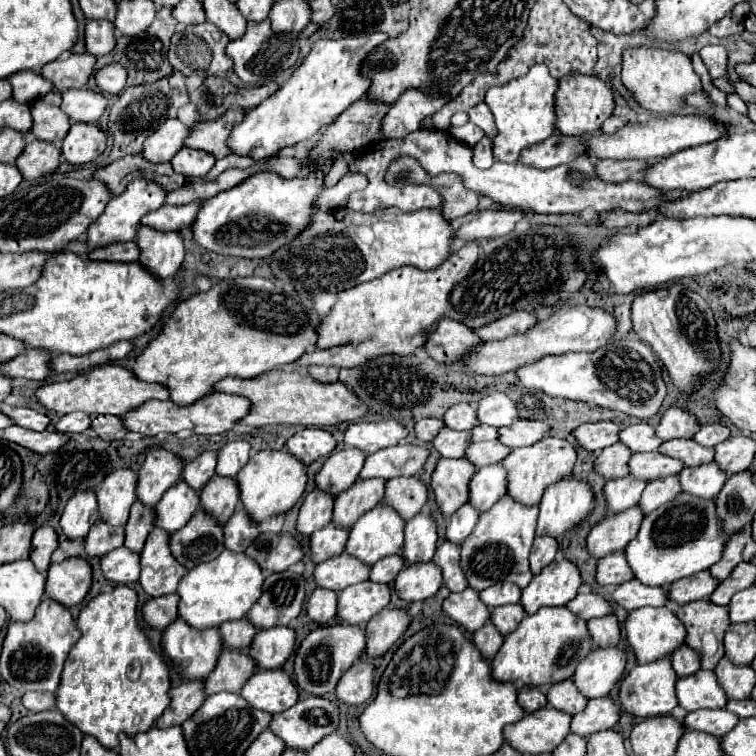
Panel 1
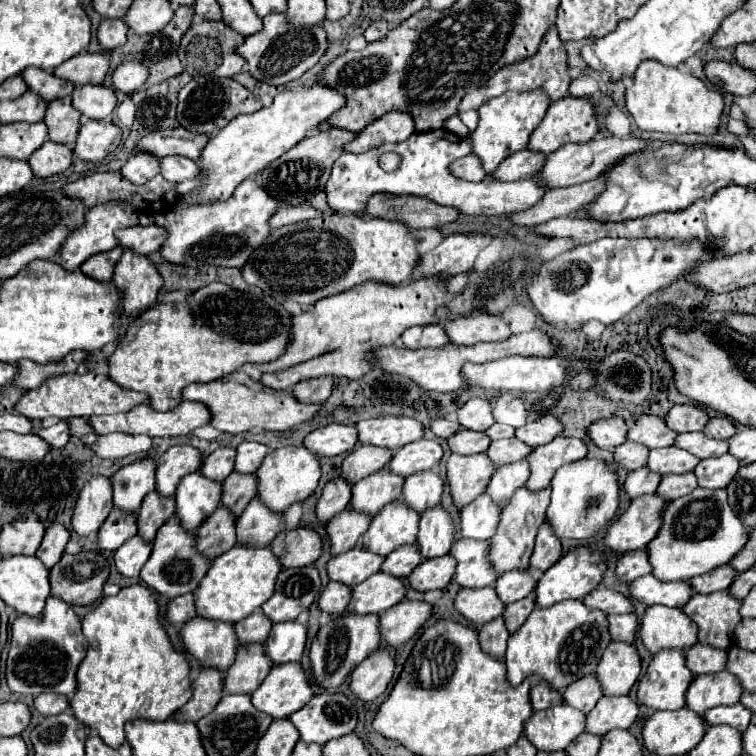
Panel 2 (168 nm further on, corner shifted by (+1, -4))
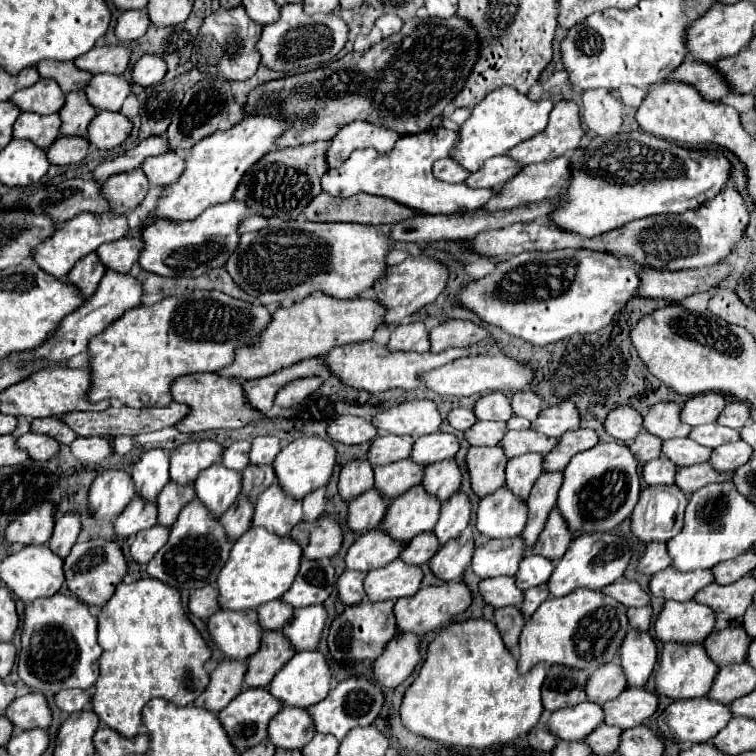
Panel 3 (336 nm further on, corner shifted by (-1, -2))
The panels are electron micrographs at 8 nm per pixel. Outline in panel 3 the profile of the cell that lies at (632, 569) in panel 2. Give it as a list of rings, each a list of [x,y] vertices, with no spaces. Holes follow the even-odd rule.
[[[651,542],[647,546],[643,558],[639,560],[639,570],[643,574],[653,576],[655,572],[659,572],[659,570],[663,570],[667,566],[671,566],[671,556],[667,552],[667,544],[663,544],[663,542]]]

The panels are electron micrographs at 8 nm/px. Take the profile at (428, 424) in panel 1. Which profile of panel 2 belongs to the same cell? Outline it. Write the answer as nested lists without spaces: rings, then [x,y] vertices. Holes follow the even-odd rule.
[[[437,418],[431,422],[431,432],[439,438],[449,438],[453,432],[457,432],[461,426],[457,422],[451,422],[451,420],[445,420],[445,418]]]

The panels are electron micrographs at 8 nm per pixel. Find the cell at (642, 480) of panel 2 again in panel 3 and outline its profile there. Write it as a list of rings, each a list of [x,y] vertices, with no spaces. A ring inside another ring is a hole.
[[[659,456],[643,466],[643,480],[647,484],[673,484],[677,466],[667,458]]]

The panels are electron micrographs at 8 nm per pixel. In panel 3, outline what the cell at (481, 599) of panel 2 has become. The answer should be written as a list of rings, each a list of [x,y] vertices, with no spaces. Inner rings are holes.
[[[497,576],[497,578],[487,578],[479,584],[479,590],[485,598],[495,608],[501,606],[519,606],[523,602],[523,590],[517,588],[513,576]]]

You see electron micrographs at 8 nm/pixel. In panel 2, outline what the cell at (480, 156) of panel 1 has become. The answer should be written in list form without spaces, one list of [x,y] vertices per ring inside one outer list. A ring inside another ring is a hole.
[[[469,154],[461,160],[457,160],[453,164],[453,172],[457,172],[457,176],[465,178],[465,180],[471,180],[471,182],[481,182],[481,180],[489,180],[489,172],[483,170],[481,166],[481,160],[475,156],[475,154]]]

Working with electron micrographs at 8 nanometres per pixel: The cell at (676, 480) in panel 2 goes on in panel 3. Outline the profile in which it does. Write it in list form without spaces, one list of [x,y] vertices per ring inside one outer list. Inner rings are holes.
[[[705,462],[705,464],[695,464],[695,466],[687,466],[687,468],[679,468],[675,484],[687,496],[691,496],[695,490],[703,488],[709,482],[727,482],[731,478],[733,478],[733,472],[717,472],[709,462]]]

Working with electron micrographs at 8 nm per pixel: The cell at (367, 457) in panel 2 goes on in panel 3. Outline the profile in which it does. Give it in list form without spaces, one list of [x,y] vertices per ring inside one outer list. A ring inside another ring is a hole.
[[[397,434],[377,436],[371,444],[369,460],[373,466],[377,466],[377,464],[391,464],[397,460],[409,458],[413,442],[415,442],[415,438],[411,438],[411,436],[397,436]]]

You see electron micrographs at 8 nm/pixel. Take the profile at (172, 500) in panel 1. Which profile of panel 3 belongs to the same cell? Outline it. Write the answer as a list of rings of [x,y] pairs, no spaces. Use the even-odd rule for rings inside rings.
[[[213,464],[195,480],[195,492],[215,516],[221,516],[241,494],[241,472]]]

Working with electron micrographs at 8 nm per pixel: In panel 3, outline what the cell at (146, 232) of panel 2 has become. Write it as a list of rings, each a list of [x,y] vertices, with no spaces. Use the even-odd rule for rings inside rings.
[[[125,236],[119,242],[109,242],[109,244],[99,246],[97,258],[105,266],[105,270],[129,272],[131,266],[139,258],[141,246],[143,246],[143,242],[139,236]]]

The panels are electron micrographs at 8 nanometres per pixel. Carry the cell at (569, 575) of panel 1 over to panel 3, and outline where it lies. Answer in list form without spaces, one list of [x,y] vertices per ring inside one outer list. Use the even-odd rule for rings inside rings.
[[[581,534],[571,540],[569,550],[561,560],[557,560],[555,570],[549,578],[549,590],[553,596],[565,596],[573,592],[579,586],[587,586],[591,590],[601,590],[607,584],[613,584],[615,580],[623,578],[623,572],[631,560],[633,552],[627,544],[627,540],[617,534]]]

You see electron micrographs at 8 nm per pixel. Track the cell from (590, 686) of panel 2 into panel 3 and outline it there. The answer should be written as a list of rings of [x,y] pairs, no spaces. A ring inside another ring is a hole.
[[[609,662],[607,666],[601,666],[589,676],[587,682],[587,700],[605,704],[609,700],[615,700],[623,690],[627,688],[627,678],[623,674],[623,668],[619,662]]]

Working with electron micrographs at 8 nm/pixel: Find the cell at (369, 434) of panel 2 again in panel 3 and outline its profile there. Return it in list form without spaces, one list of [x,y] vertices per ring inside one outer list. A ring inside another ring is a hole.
[[[413,400],[401,402],[373,418],[373,424],[379,430],[387,430],[391,434],[409,434],[413,438],[437,432],[443,418],[433,400]]]

